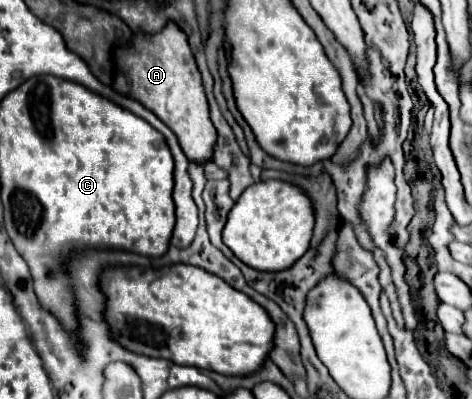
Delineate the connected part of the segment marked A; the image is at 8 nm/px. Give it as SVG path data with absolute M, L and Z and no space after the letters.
M169 24L161 34L143 36L133 34L133 46L113 52L115 56L115 88L125 90L127 96L141 102L147 110L159 116L177 136L185 156L203 166L213 158L217 130L209 118L209 104L201 80L201 72L187 44L187 36Z

